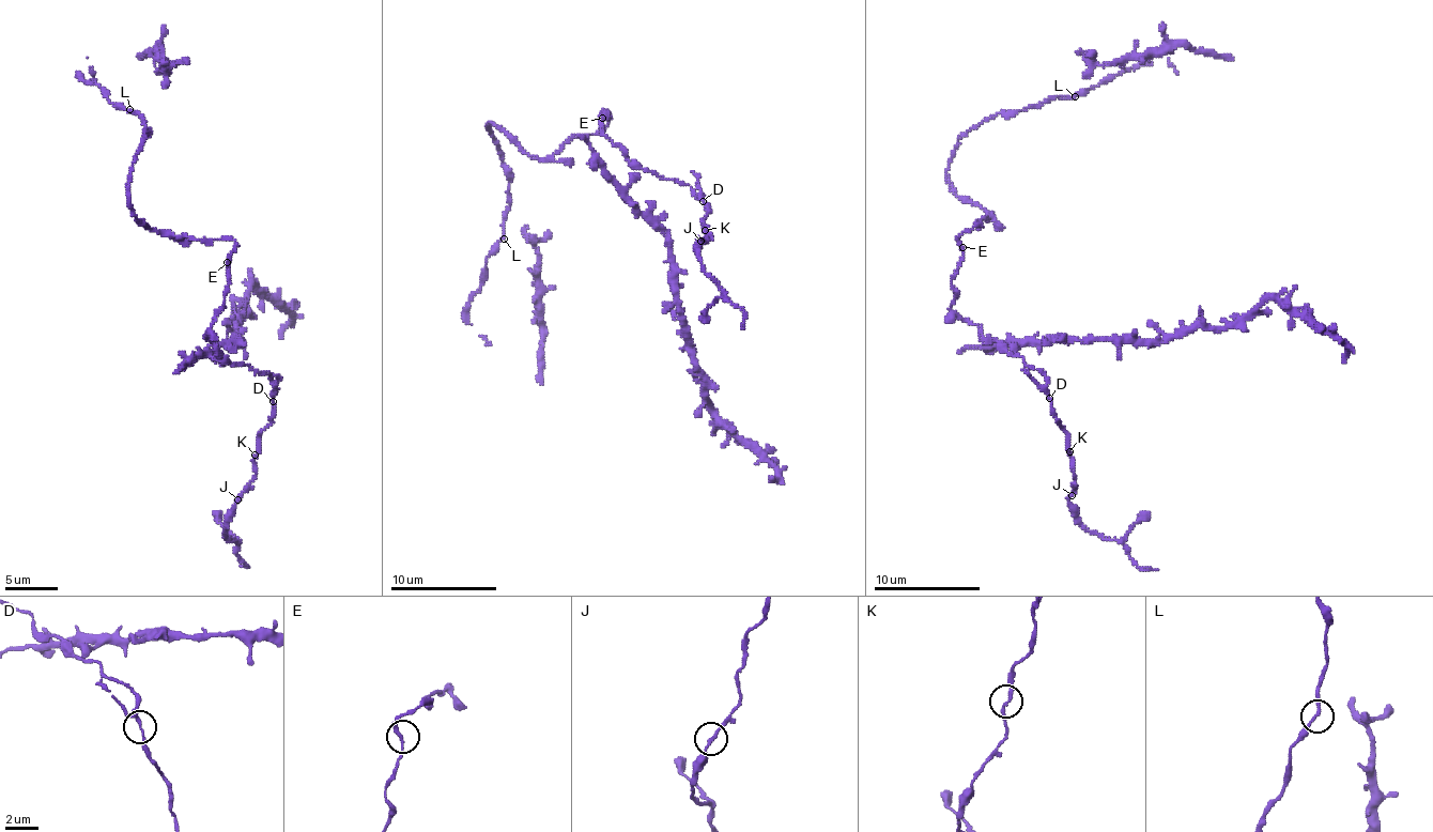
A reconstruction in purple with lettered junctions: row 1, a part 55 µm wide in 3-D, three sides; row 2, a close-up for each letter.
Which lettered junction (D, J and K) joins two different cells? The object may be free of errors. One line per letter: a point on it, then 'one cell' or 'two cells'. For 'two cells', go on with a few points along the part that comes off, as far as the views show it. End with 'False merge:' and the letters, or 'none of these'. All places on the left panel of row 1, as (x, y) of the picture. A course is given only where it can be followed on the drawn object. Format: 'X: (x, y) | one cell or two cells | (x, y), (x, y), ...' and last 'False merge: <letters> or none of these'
D: (273, 401) | one cell
J: (237, 499) | one cell
K: (255, 455) | one cell
False merge: none of these

